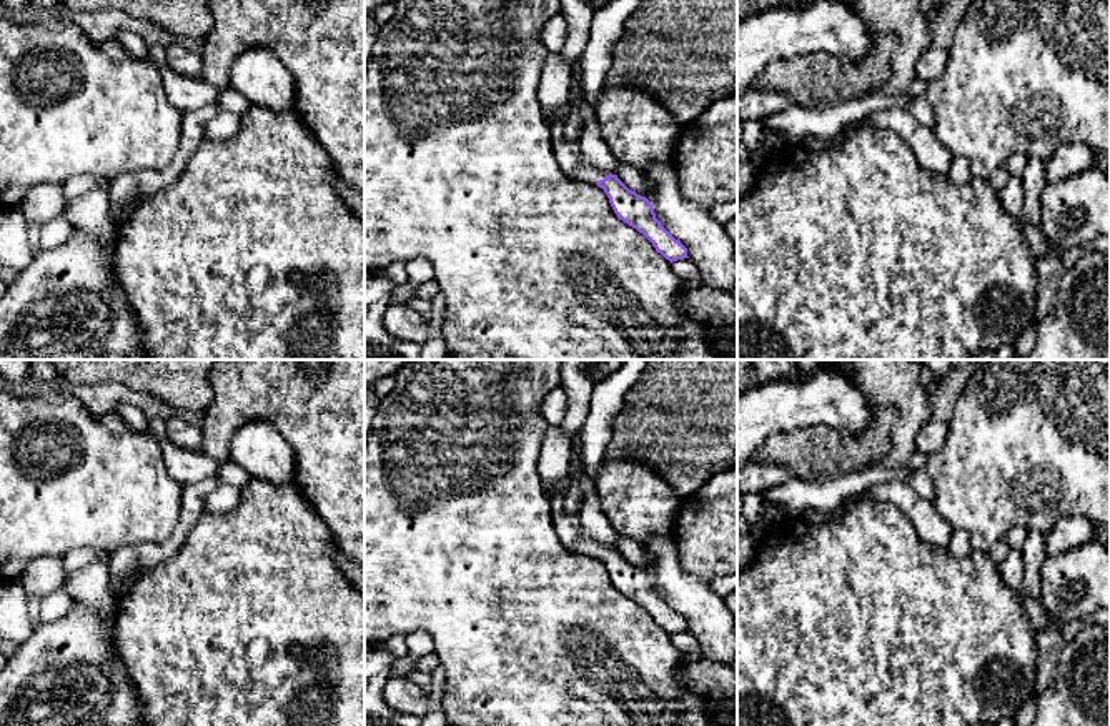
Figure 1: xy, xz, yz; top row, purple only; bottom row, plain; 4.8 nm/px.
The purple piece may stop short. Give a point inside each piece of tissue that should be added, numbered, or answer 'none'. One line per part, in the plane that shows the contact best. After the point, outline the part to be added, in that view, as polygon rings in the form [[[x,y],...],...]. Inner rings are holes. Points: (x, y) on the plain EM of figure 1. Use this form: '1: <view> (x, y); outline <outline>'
1: xz (568, 527); outline [[[569,478],[559,485],[557,493],[551,500],[551,520],[554,523],[554,530],[566,549],[596,558],[599,553],[606,551],[606,546],[594,540],[584,538],[579,513],[567,513],[564,510],[567,488]]]

